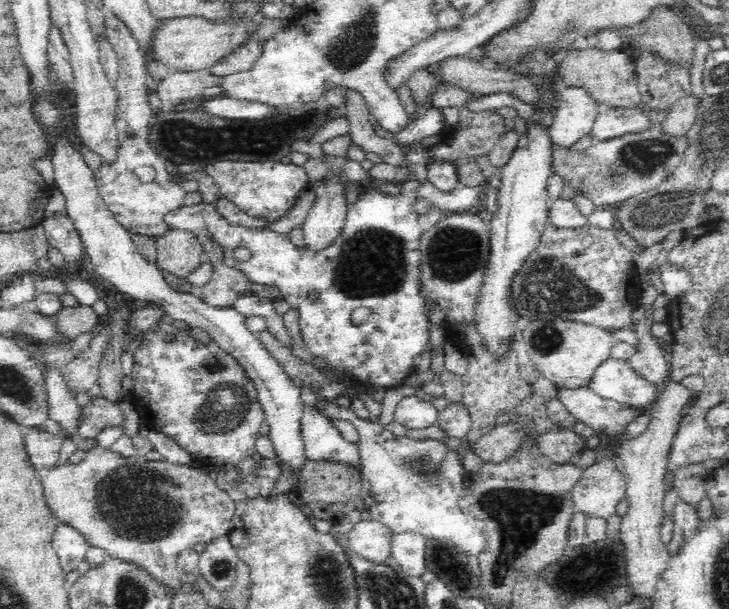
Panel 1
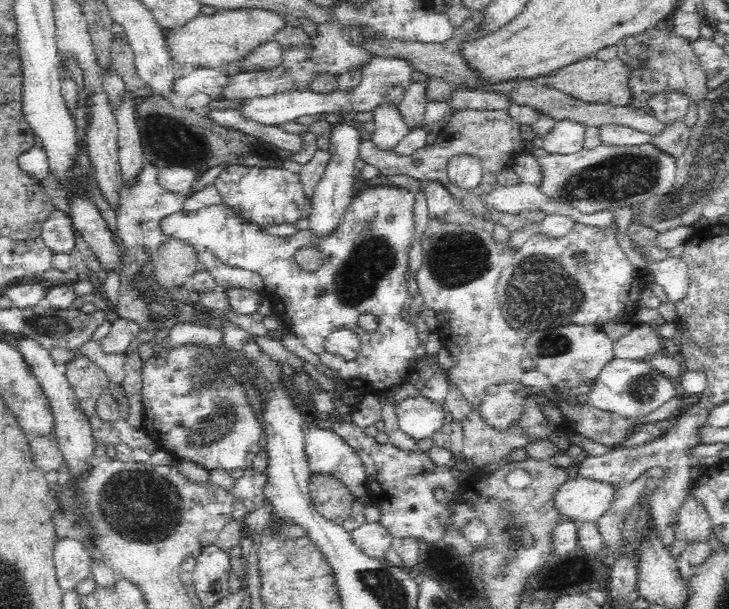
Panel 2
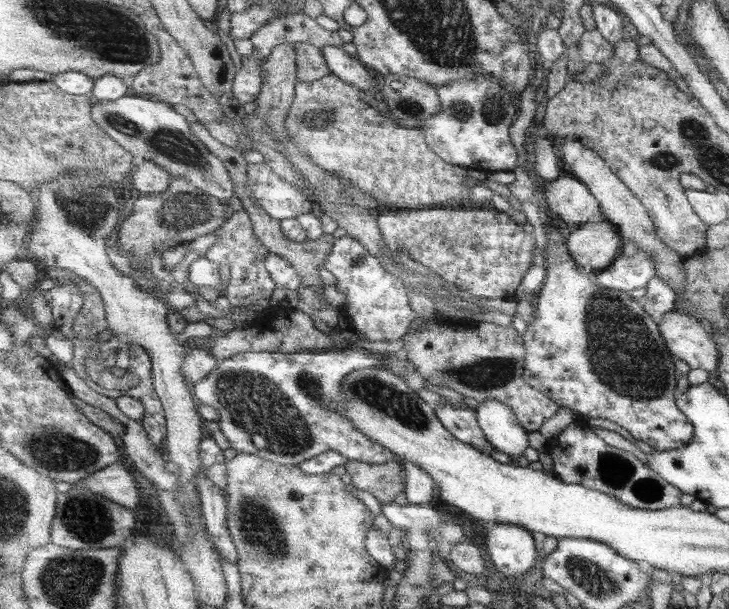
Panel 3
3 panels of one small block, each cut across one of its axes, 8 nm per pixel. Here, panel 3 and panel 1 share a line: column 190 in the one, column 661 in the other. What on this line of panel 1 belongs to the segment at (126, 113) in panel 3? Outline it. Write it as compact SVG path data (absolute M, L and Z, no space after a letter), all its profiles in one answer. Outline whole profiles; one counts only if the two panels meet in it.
M651 122L649 127L641 131L622 133L622 136L594 141L583 152L556 148L552 160L554 174L558 174L565 184L576 188L577 194L583 192L586 198L590 199L594 205L604 205L609 208L625 198L630 198L639 192L658 186L667 176L676 171L676 168L678 168L685 158L690 144L688 132L681 135L672 135L672 133L668 133L668 131L662 129L662 123L658 122L658 124L654 124L654 122Z

